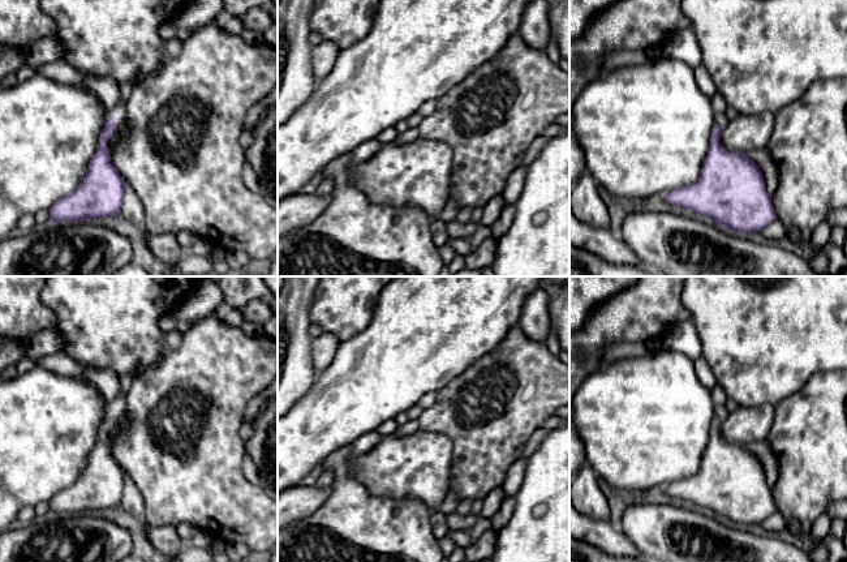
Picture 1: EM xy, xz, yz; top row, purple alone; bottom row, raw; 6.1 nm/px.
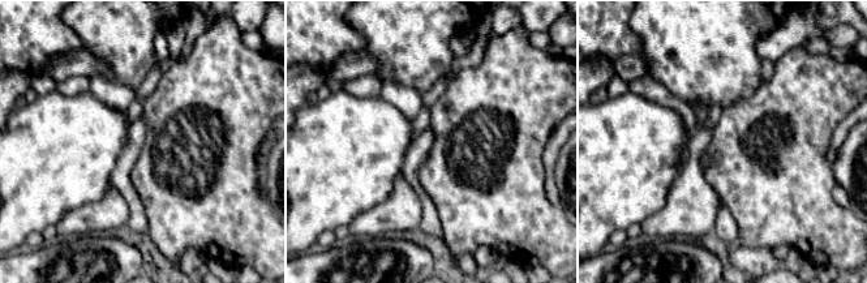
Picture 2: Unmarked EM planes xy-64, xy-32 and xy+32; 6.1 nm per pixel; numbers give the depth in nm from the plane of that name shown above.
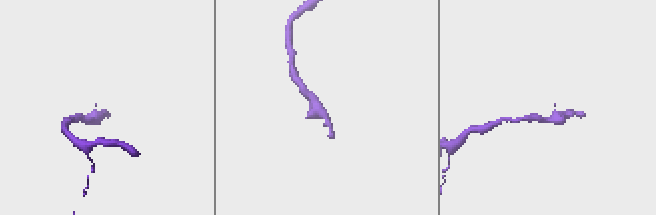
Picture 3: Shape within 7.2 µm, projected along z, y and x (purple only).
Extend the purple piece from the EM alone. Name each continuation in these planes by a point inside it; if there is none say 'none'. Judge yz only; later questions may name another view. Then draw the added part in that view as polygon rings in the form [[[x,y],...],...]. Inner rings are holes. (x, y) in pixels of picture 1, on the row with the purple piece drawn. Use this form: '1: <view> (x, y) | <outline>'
none

